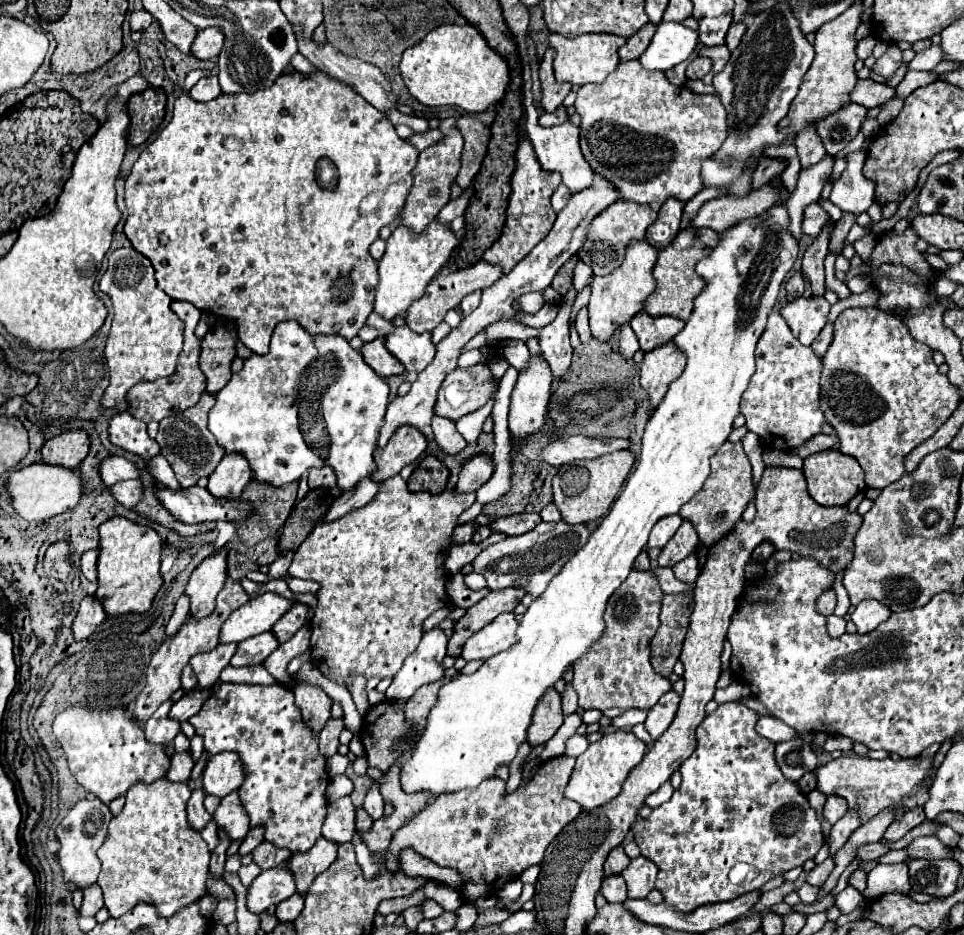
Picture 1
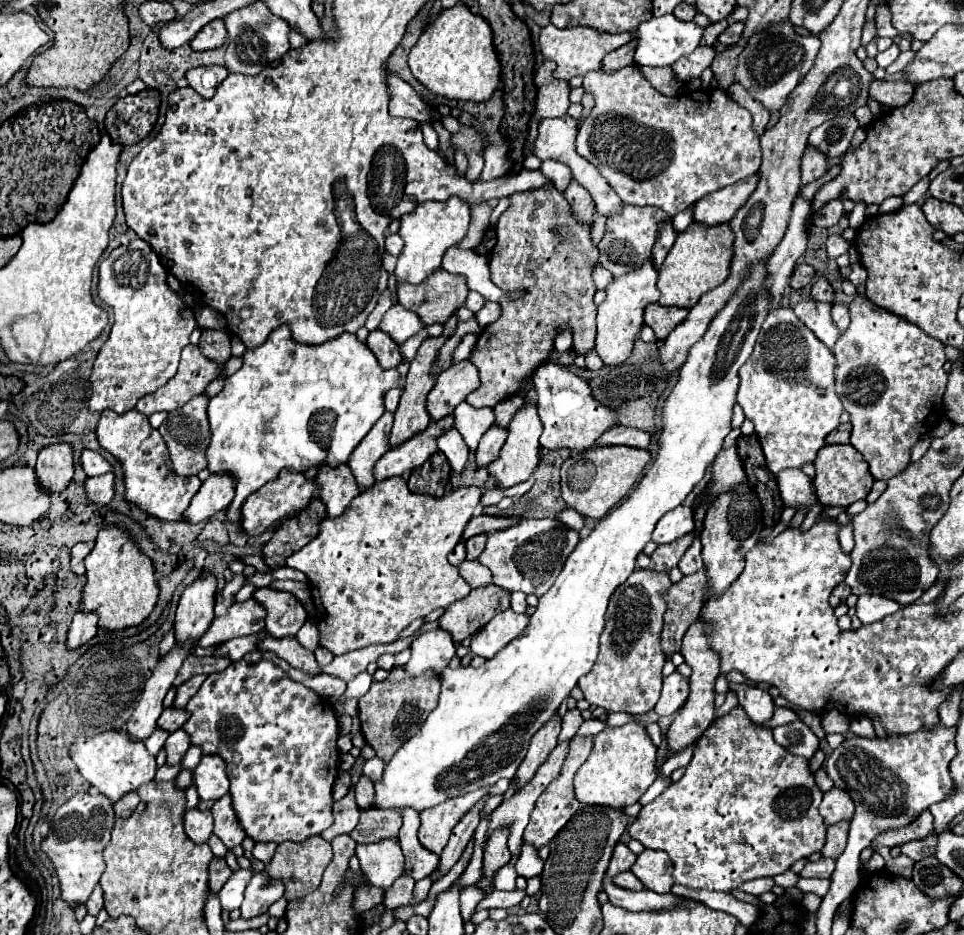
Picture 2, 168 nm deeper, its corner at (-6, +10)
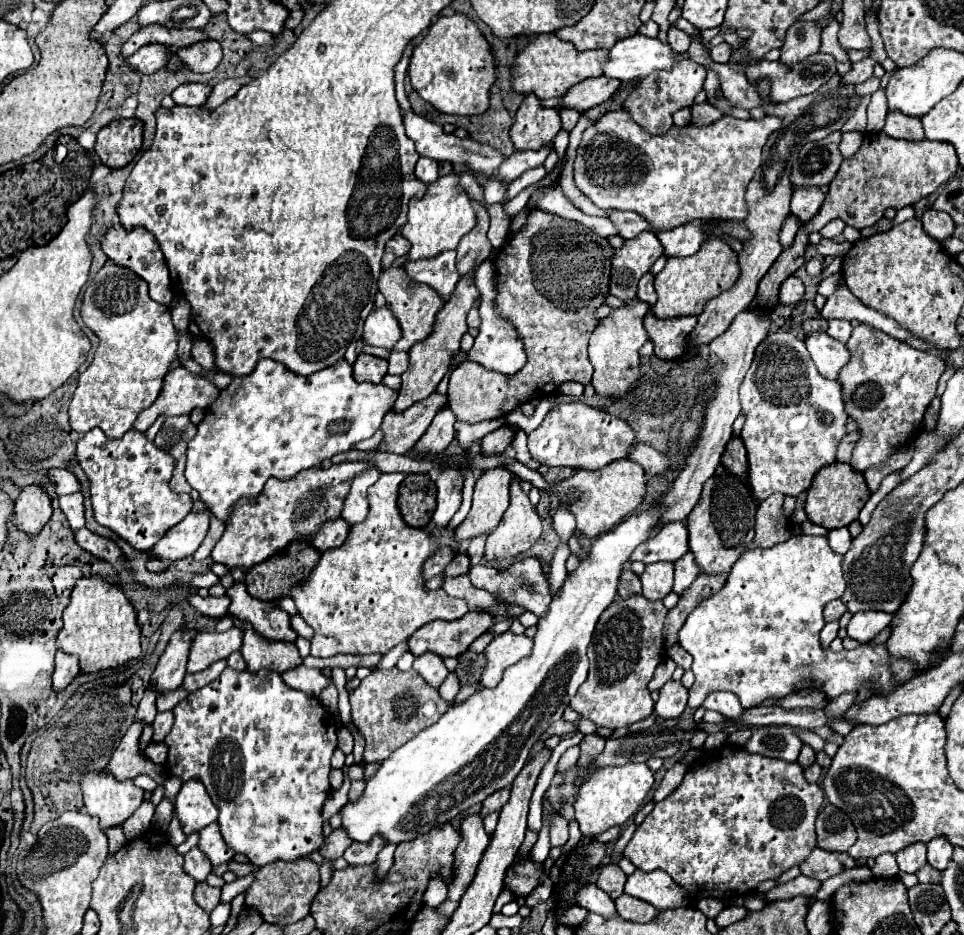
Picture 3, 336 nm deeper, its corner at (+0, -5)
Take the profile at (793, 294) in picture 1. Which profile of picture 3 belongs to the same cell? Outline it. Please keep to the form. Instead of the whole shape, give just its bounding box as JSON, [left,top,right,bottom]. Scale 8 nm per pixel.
[780,276,804,304]

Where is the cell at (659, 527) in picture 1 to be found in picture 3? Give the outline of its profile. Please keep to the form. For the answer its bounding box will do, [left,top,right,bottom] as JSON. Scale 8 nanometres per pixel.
[630,522,688,564]

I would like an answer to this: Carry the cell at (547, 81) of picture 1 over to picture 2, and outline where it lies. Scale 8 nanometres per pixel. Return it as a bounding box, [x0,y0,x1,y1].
[534,61,570,119]

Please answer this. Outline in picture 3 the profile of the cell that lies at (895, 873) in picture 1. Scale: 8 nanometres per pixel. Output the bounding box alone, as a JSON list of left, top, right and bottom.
[872,854,898,878]

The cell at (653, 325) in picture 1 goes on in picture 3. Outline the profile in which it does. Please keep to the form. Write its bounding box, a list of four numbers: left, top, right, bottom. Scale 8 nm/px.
[644,312,694,360]

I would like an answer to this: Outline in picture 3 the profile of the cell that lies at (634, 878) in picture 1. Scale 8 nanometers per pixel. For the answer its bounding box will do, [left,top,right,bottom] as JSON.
[624,870,690,910]

